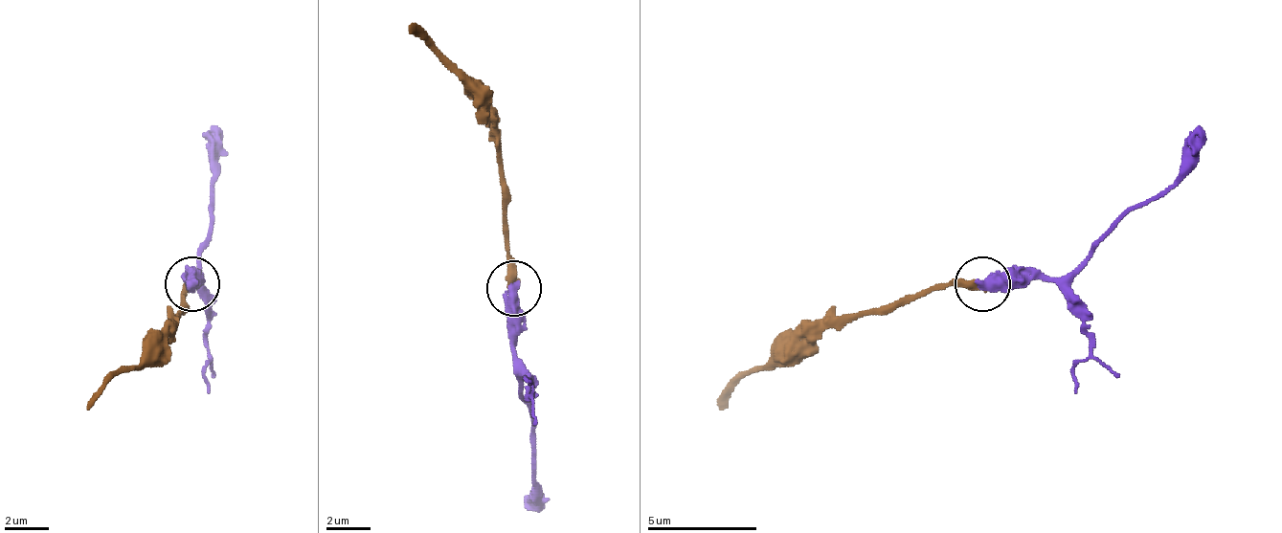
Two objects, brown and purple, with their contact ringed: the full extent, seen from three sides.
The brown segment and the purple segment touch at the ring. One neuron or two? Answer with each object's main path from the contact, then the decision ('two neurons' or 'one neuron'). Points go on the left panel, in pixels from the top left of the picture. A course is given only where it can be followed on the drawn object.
brown via (191, 285), (185, 285), (179, 323), (86, 411) | purple via (191, 285), (213, 225), (213, 143), (217, 126) | one neuron

